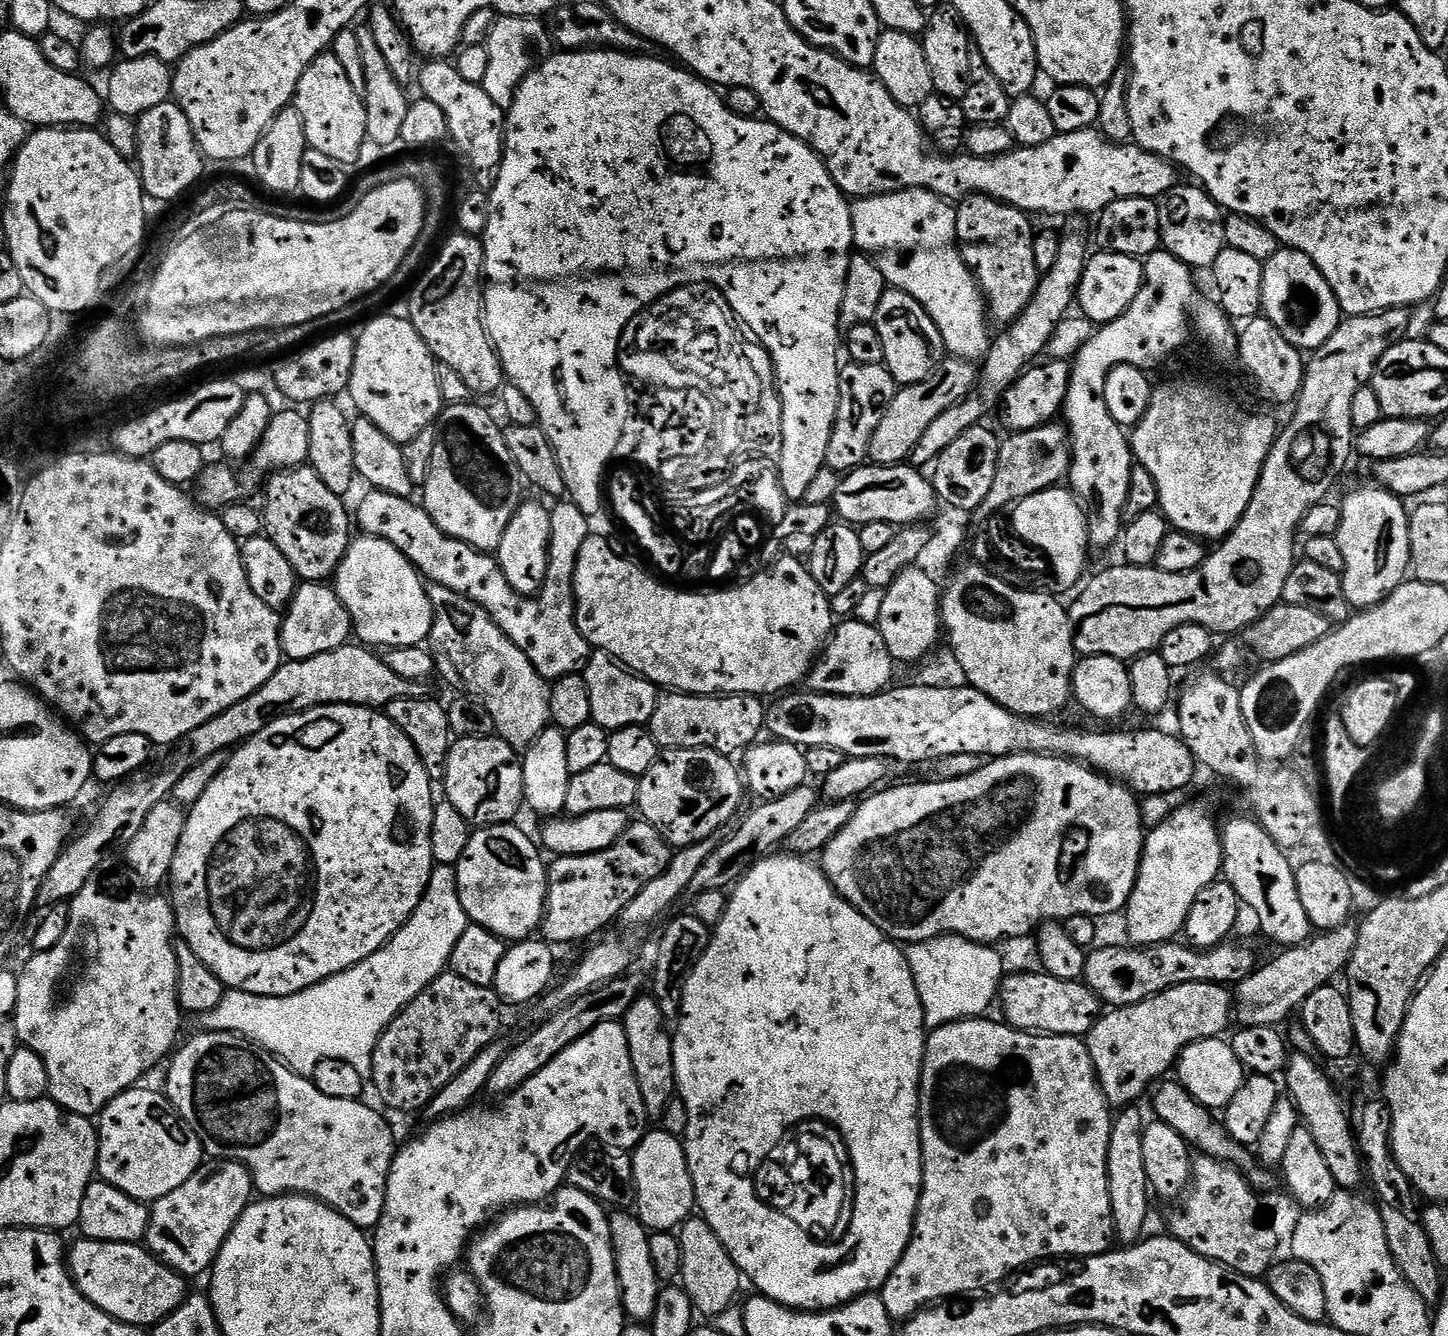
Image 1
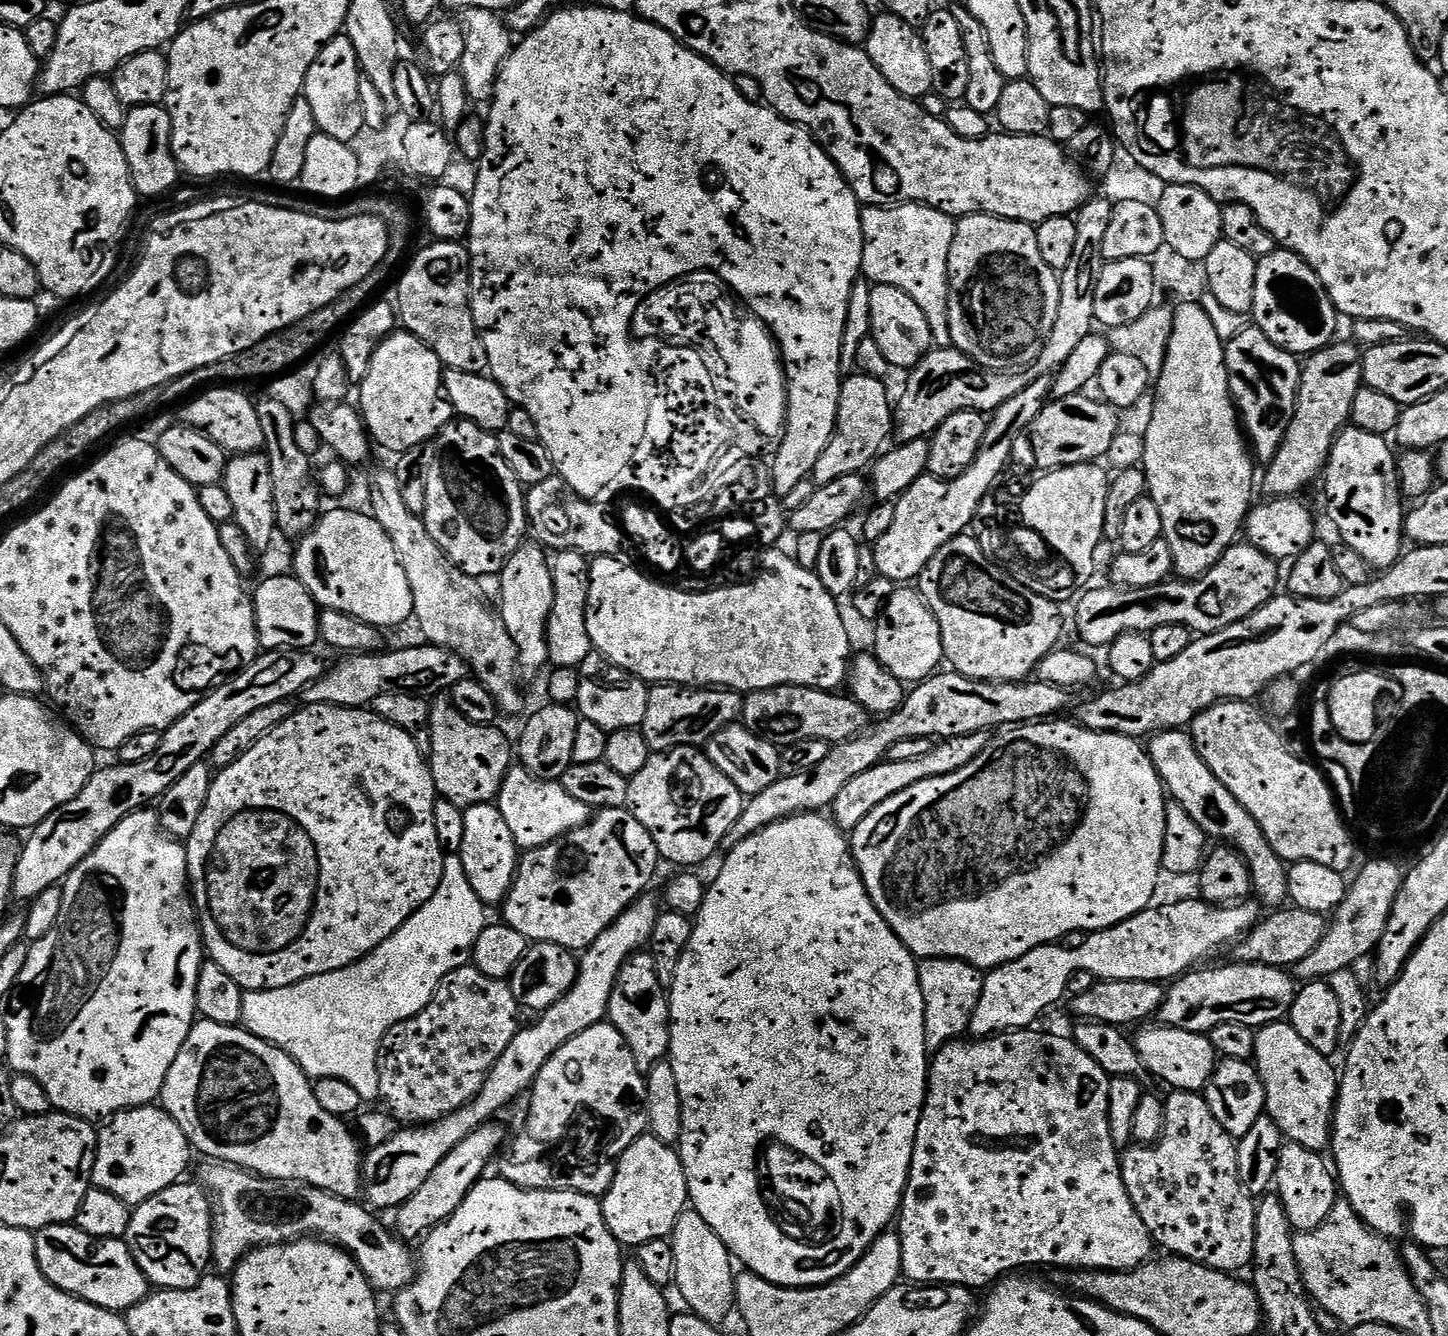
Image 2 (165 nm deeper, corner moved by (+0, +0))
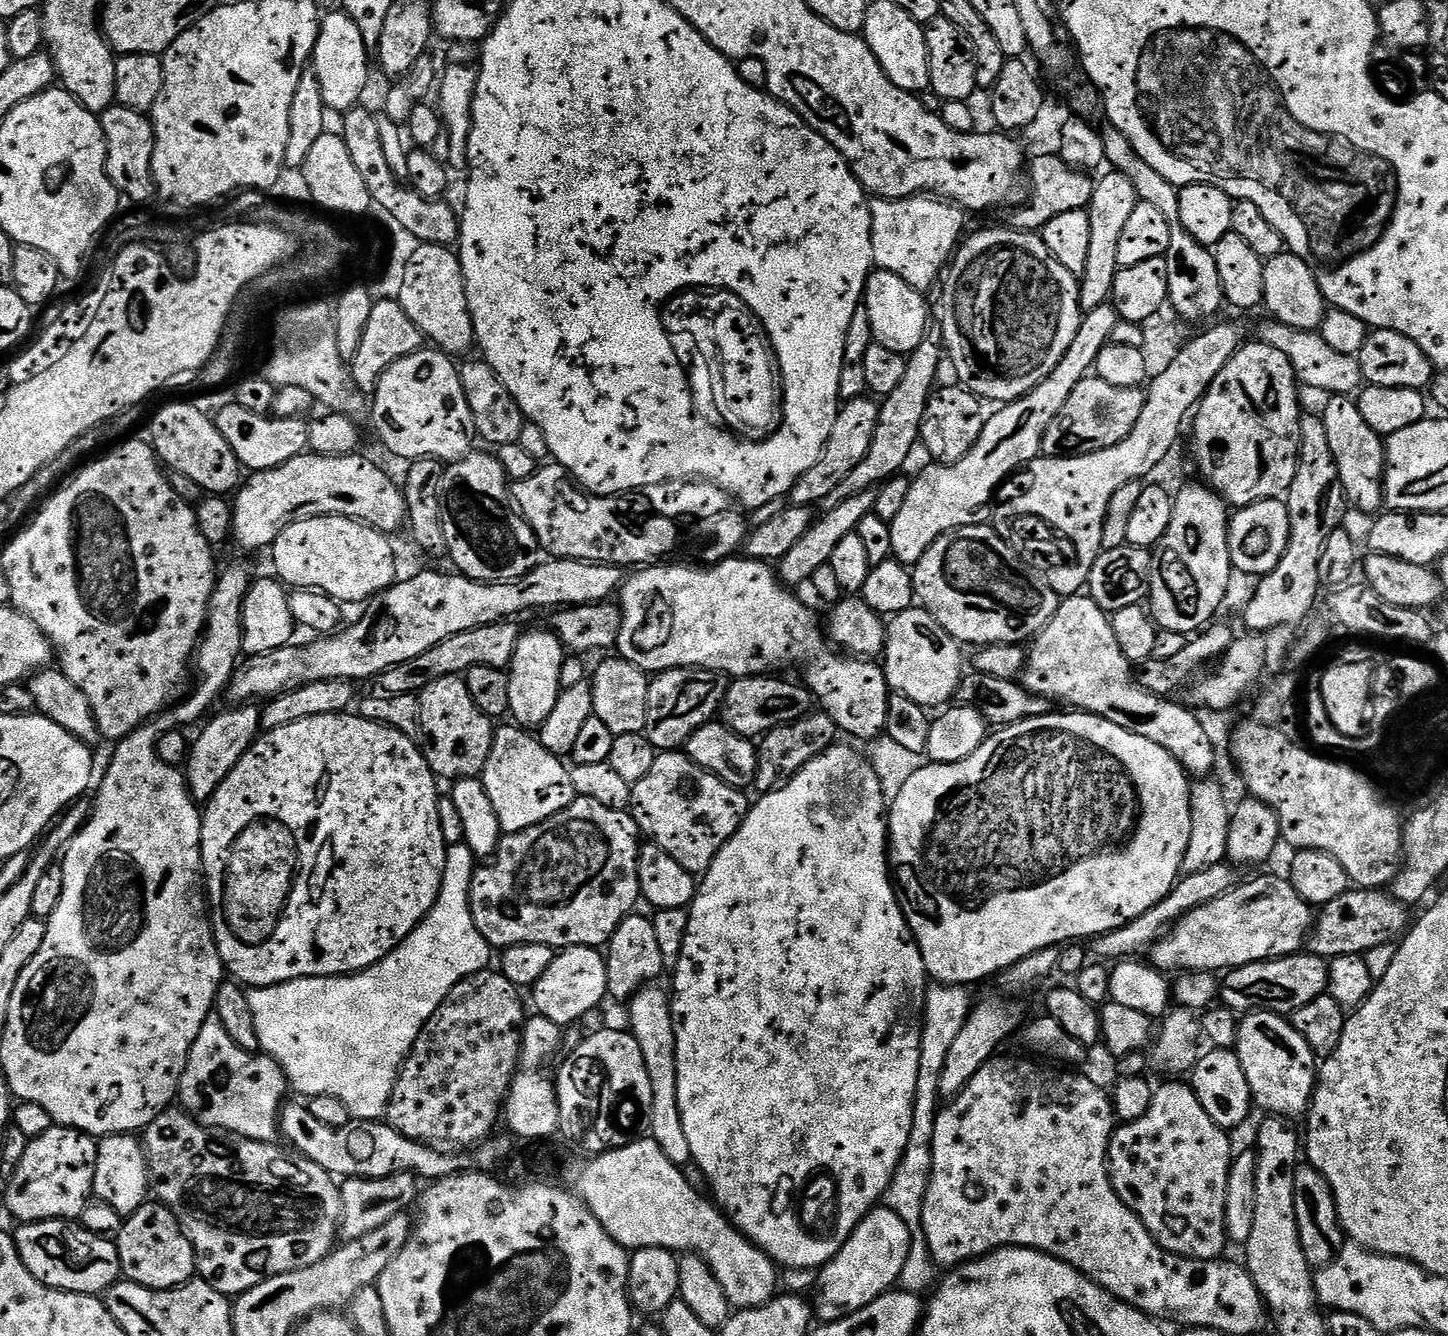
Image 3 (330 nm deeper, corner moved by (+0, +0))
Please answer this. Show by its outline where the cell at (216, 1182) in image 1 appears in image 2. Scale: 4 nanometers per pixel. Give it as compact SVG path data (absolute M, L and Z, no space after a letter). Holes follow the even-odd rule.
M177 1182L154 1194L146 1202L135 1205L128 1227L126 1243L132 1257L146 1274L149 1285L160 1290L186 1290L198 1286L212 1264L212 1234L214 1231L214 1204L209 1193L199 1183Z

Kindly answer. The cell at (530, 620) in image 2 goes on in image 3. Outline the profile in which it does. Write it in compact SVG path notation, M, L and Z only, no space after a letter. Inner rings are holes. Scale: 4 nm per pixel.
M525 631L512 655L512 663L508 672L510 682L510 716L519 727L525 730L539 729L541 724L550 718L550 710L554 710L554 702L558 702L561 694L559 674L566 659L564 643L555 631Z

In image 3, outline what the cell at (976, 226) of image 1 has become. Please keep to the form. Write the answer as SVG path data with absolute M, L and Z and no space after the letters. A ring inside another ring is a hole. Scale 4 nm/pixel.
M1005 226L1005 228L984 228L981 232L976 232L972 237L970 236L957 247L946 269L946 275L943 277L942 288L944 284L944 293L940 296L938 327L944 335L947 359L950 364L952 360L952 368L956 371L957 378L960 379L957 381L969 392L973 392L975 396L980 397L981 401L997 400L995 403L1003 406L1022 398L1030 390L1034 390L1034 386L1042 383L1054 370L1054 366L1058 366L1058 362L1062 362L1062 354L1066 354L1066 350L1070 350L1070 342L1074 342L1074 334L1078 334L1078 326L1082 319L1080 285L1077 277L1072 276L1070 270L1066 270L1066 266L1062 266L1062 262L1053 258L1043 239L1036 232L1021 232L1011 226Z

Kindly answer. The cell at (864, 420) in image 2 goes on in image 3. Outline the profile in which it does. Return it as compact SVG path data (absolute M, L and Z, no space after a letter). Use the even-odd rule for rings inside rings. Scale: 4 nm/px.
M867 395L841 403L840 412L834 418L834 430L830 430L830 438L826 438L826 446L818 462L814 462L814 466L810 466L810 470L806 470L806 474L802 474L802 478L798 478L798 482L792 488L792 504L812 508L823 505L824 500L830 498L831 492L852 473L854 466L858 466L858 462L866 458L870 451L870 442L874 442L874 430L878 426L879 413L880 404Z

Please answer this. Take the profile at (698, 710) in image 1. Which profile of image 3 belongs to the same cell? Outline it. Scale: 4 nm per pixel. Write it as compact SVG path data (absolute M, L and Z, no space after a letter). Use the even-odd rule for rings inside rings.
M675 668L651 677L646 698L646 726L643 733L658 750L680 750L704 724L719 713L729 681L705 668Z

